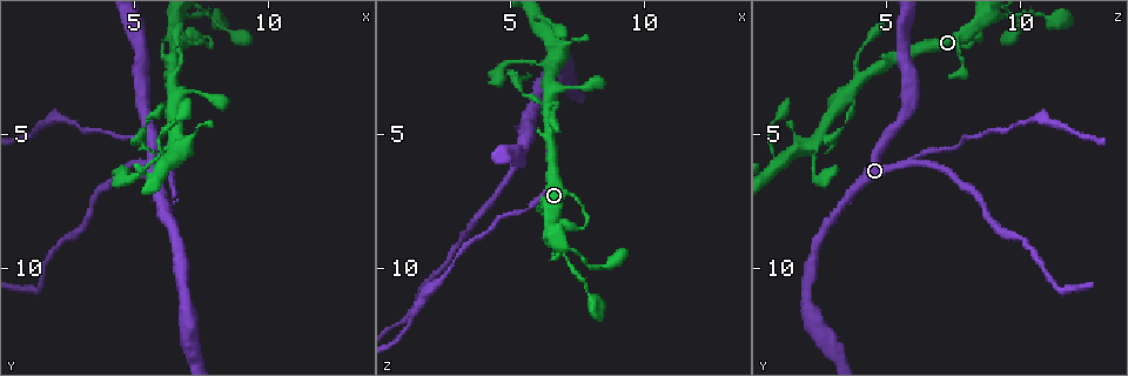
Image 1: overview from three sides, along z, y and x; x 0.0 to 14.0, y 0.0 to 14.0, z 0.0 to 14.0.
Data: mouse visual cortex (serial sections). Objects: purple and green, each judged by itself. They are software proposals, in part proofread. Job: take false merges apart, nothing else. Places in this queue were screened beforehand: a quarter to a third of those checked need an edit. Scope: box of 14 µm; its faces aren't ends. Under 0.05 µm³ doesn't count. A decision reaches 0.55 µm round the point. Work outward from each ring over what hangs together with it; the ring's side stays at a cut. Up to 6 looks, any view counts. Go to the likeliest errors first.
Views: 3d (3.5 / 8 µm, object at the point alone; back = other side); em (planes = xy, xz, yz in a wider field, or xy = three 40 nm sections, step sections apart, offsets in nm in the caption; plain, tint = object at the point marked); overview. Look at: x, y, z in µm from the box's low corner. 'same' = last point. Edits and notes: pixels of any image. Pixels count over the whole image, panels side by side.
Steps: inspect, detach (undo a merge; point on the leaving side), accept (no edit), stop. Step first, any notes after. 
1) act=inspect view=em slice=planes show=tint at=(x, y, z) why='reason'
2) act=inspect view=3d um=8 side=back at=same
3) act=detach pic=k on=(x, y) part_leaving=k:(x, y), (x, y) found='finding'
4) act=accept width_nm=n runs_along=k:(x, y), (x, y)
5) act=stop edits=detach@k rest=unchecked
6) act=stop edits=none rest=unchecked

act=inspect view=3d um=3.5 at=(5.9, 7.2, 3.7) why='two arms in line, one across'

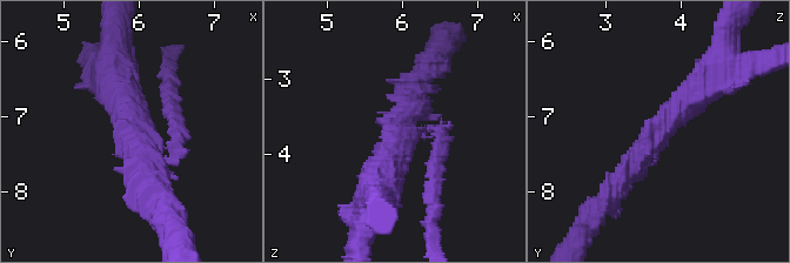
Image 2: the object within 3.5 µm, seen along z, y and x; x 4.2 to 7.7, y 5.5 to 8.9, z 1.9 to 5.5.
act=detach pic=2 on=(443, 156) part_leaving=2:(429, 128), (443, 140), (433, 213) found='two cells meet here'

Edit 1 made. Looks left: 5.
act=inspect view=overview

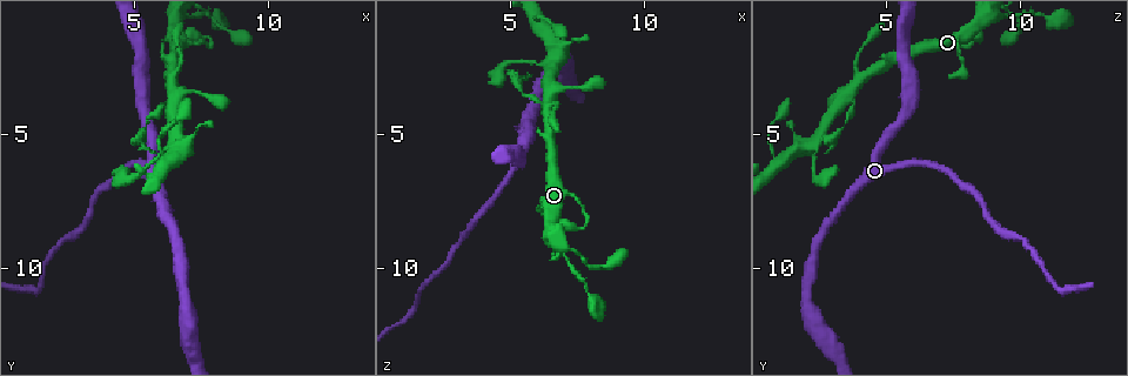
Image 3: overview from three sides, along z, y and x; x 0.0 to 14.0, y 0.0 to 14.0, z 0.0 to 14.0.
act=inspect view=3d um=8 at=(6.9, 1.3, 8.2) why='abrupt turn'

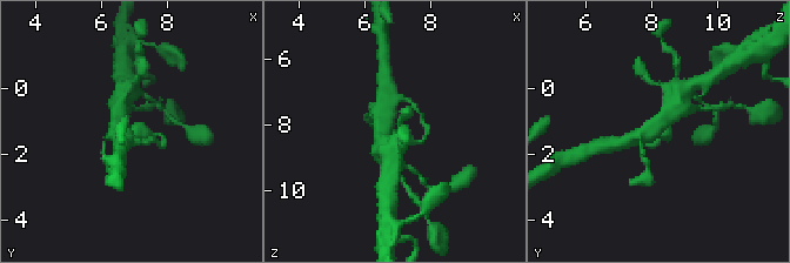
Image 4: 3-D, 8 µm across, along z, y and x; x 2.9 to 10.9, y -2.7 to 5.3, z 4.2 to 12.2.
act=inspect view=3d um=3.5 at=(6.9, 1.2, 8.2)

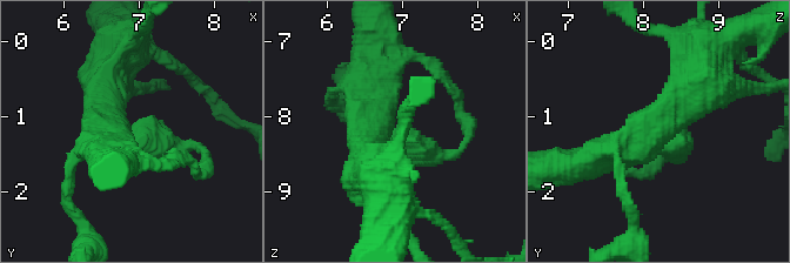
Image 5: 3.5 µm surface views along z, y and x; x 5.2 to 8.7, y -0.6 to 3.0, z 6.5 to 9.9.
act=inspect view=em slice=xy step=5 show=tint at=(6.90, 1.15, 8.25) why='shape alone is not enough'

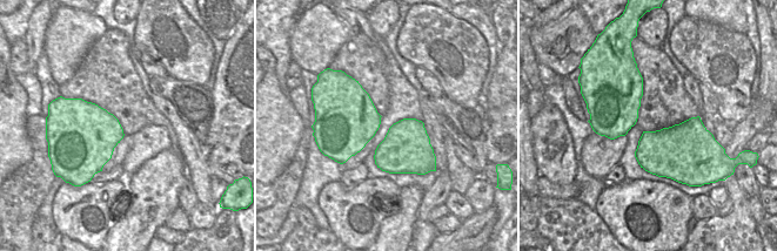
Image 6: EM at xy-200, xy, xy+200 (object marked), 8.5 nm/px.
act=accept found='all the same cell'

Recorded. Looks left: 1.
act=stop edits=detach@2 rest=unchecked

